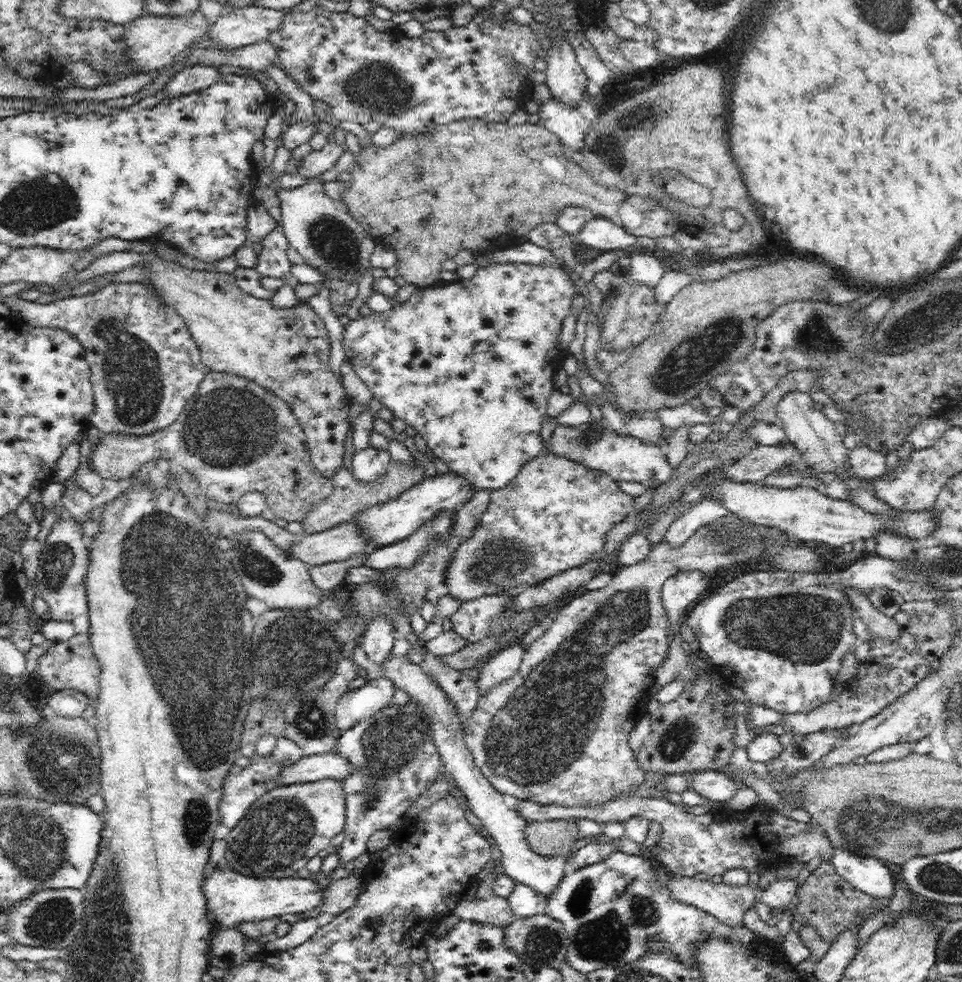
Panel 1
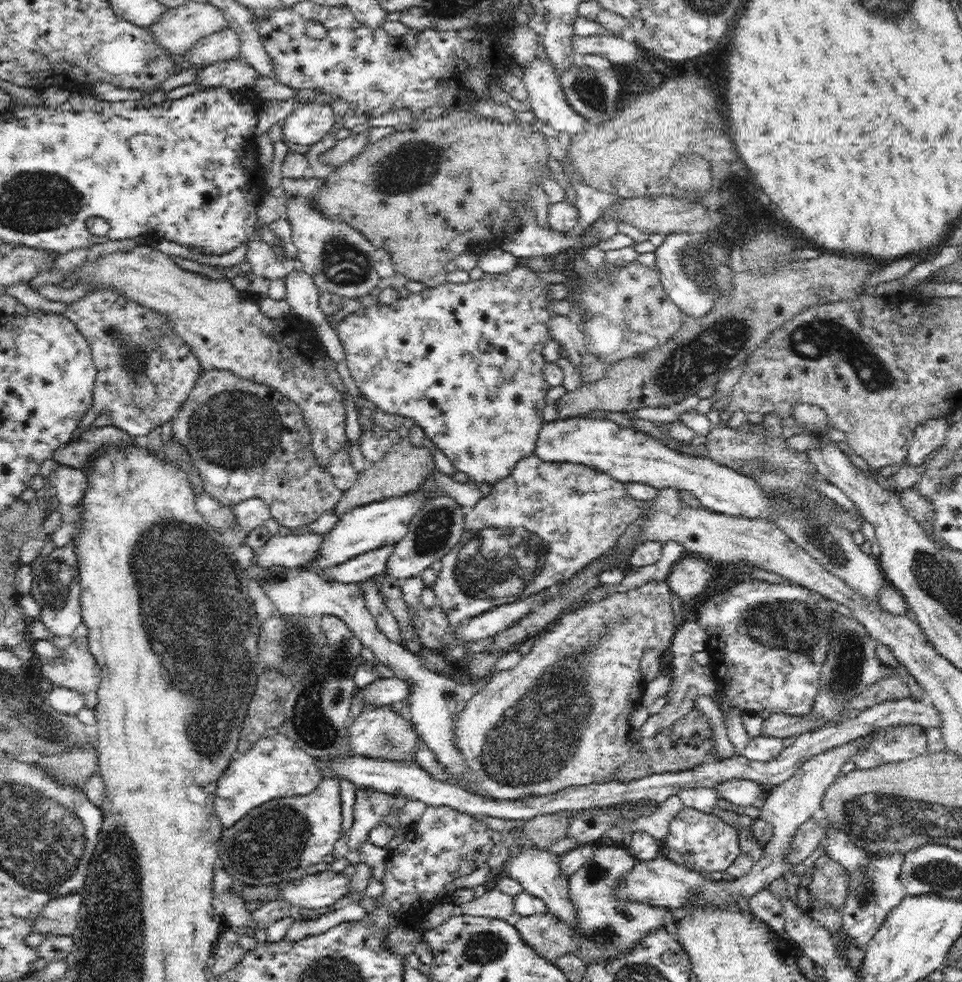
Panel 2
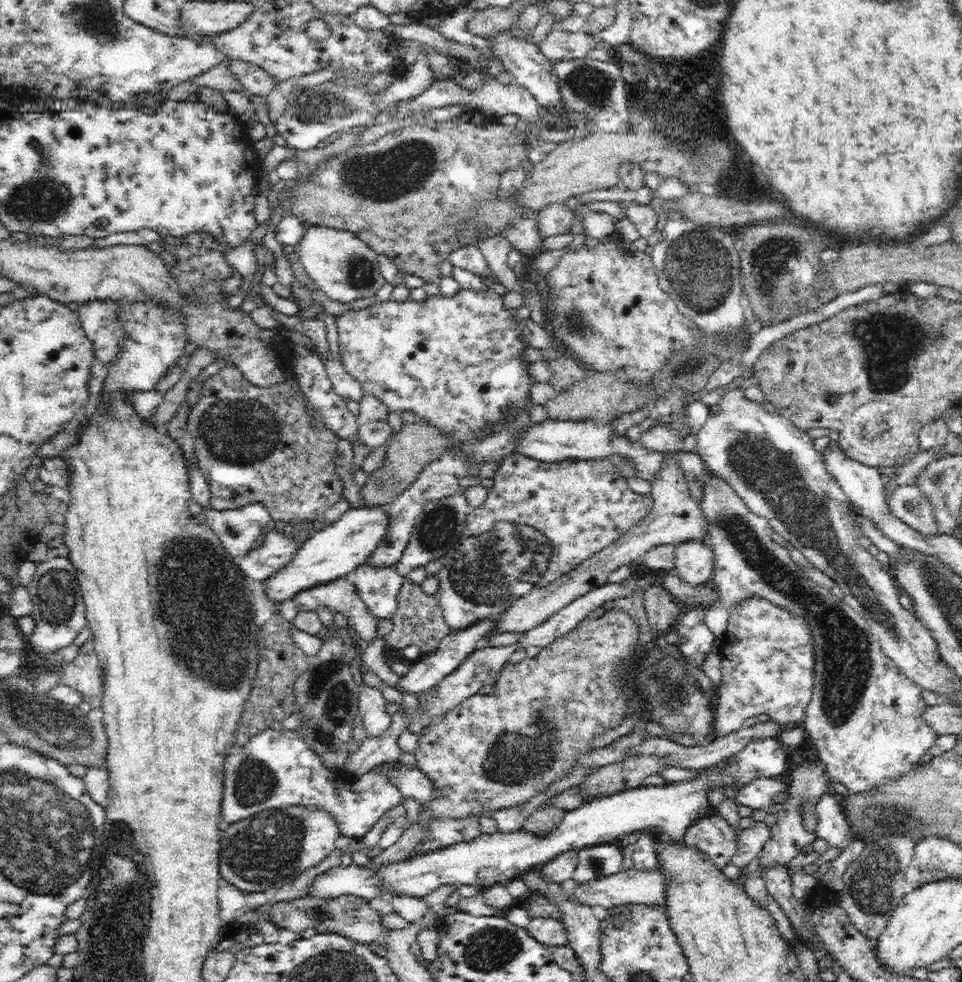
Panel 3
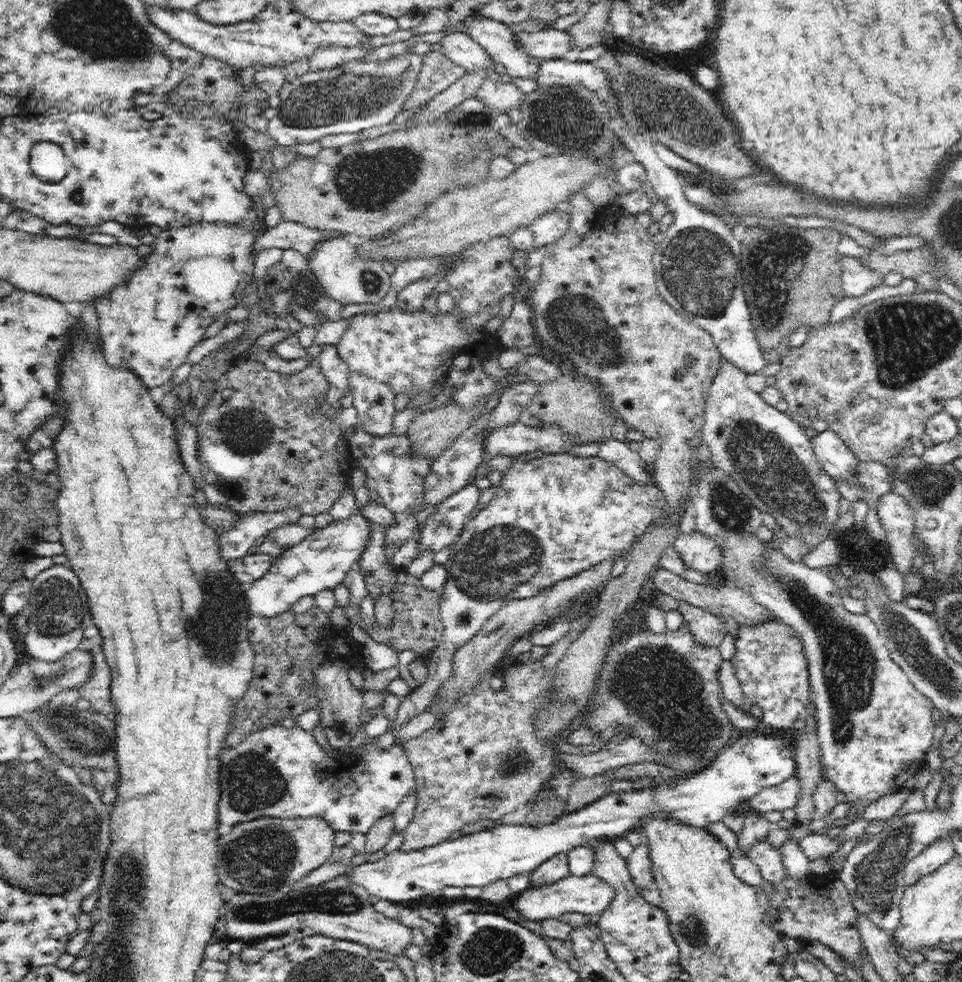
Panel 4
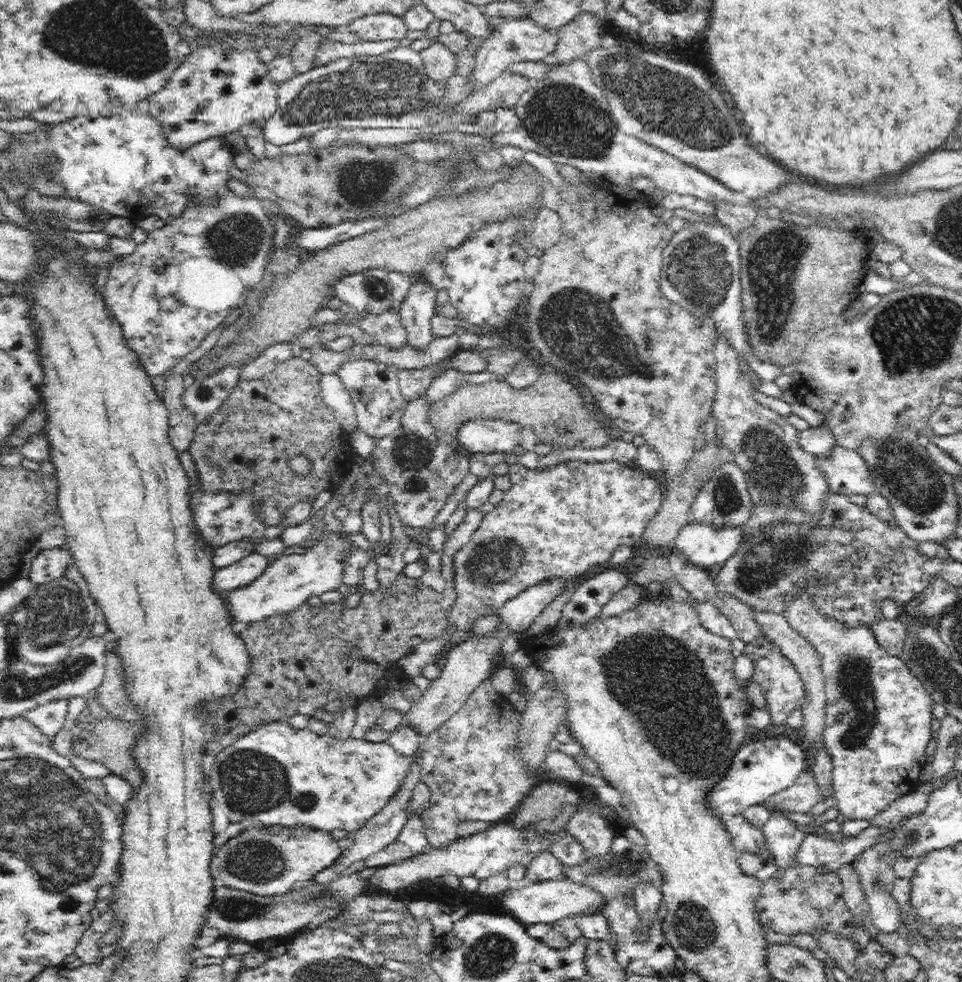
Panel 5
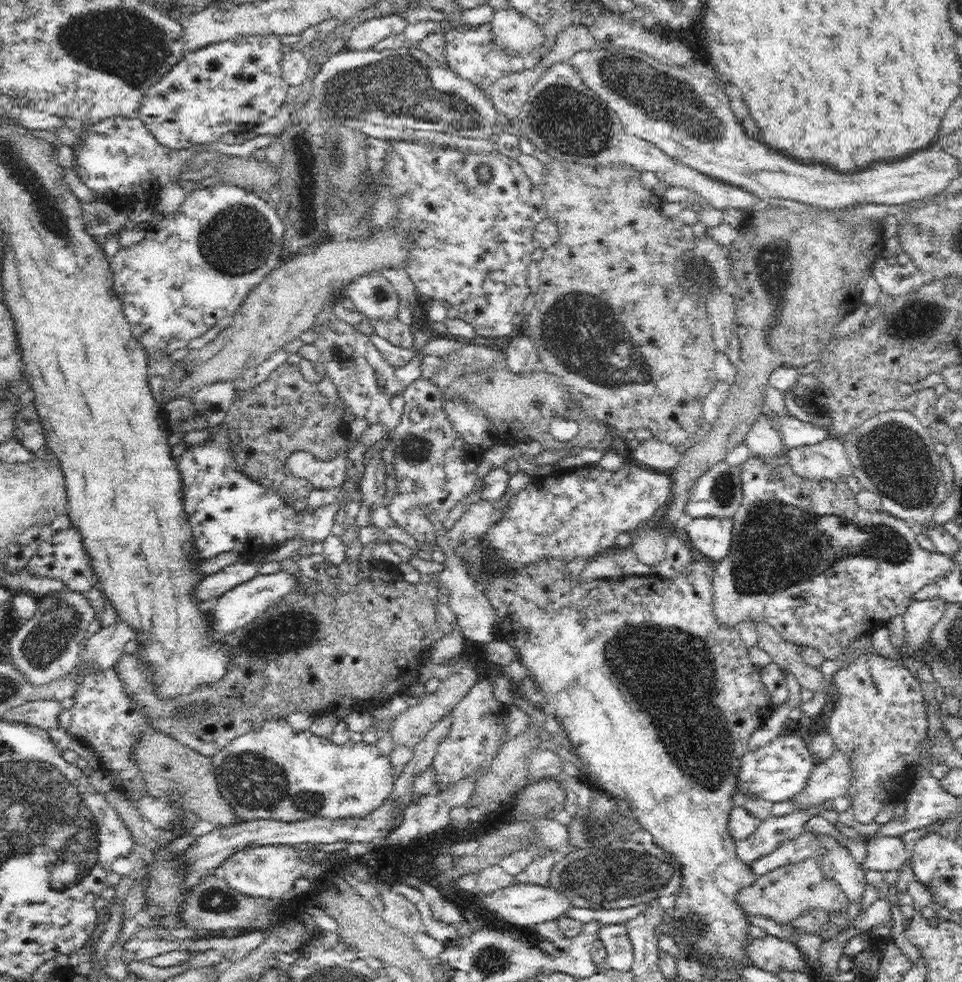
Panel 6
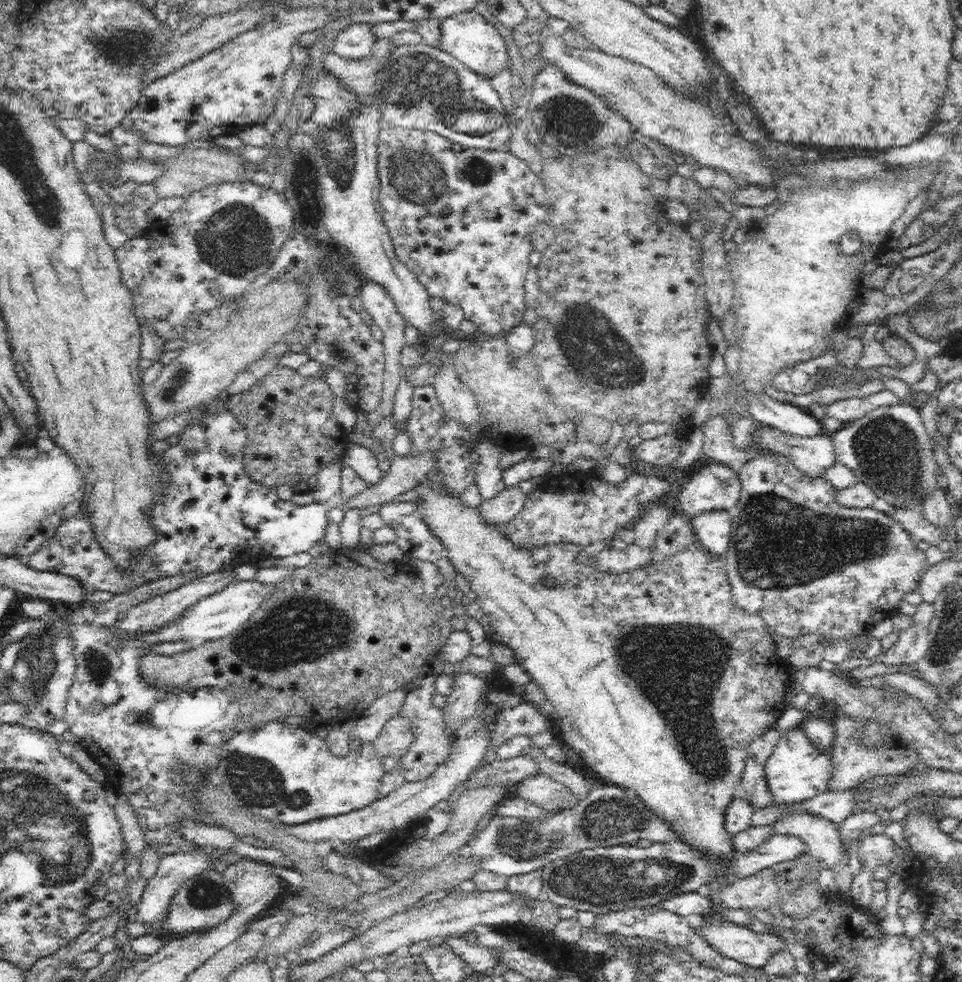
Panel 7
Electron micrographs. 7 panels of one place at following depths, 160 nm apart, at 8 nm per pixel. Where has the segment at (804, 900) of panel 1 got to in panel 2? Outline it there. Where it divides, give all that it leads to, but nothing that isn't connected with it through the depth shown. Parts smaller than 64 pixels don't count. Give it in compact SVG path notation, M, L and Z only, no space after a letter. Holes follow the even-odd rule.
M826 853L815 862L810 874L813 879L809 888L814 905L830 903L840 910L848 893L849 870Z

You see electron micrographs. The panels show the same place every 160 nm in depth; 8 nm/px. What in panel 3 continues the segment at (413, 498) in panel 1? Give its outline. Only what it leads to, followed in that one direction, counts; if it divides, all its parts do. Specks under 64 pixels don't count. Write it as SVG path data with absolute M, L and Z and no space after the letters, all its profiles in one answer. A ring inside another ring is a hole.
M352 507L338 520L326 523L321 530L313 531L310 538L299 545L294 556L288 560L288 564L284 564L272 576L263 580L266 600L279 608L284 600L294 598L300 592L345 578L348 572L356 570L360 564L364 564L373 556L384 533L386 533L386 507L384 509Z

